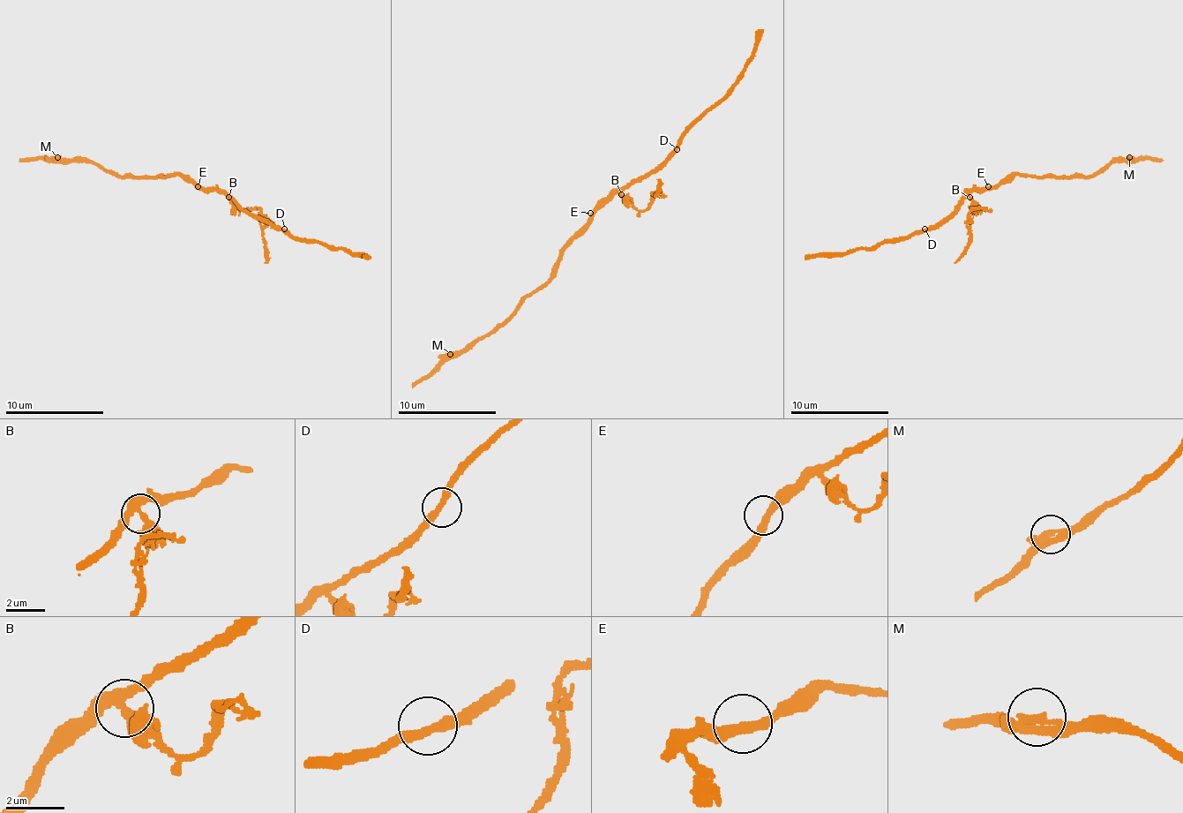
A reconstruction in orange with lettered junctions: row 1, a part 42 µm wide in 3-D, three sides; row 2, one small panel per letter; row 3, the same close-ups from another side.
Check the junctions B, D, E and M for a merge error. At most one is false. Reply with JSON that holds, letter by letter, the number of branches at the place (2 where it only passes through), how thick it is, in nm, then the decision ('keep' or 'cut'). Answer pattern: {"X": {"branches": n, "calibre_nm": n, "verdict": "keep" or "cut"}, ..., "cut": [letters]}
{"B": {"branches": 3, "calibre_nm": 280, "verdict": "cut"}, "D": {"branches": 2, "calibre_nm": 320, "verdict": "keep"}, "E": {"branches": 2, "calibre_nm": 360, "verdict": "keep"}, "M": {"branches": 3, "calibre_nm": 280, "verdict": "keep"}, "cut": ["B"]}

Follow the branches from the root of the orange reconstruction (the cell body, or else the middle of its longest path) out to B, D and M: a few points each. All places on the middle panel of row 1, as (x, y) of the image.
B: (598, 211), (615, 193), (620, 193)
D: (598, 211), (635, 178), (655, 171), (677, 149)
M: (598, 211), (564, 250), (556, 273), (546, 282), (487, 334), (450, 354)

